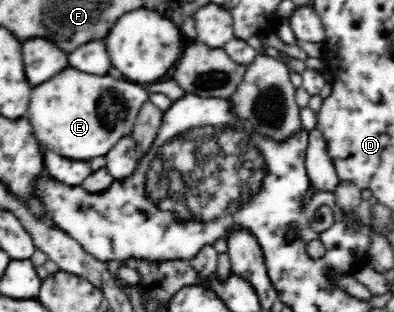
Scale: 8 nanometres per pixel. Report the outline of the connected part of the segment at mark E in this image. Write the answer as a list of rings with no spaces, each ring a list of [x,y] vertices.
[[[68,66],[32,90],[26,116],[30,118],[36,139],[48,150],[72,160],[92,160],[104,156],[124,134],[134,130],[136,114],[149,95],[148,89],[138,83],[121,81],[109,74],[88,74]]]

